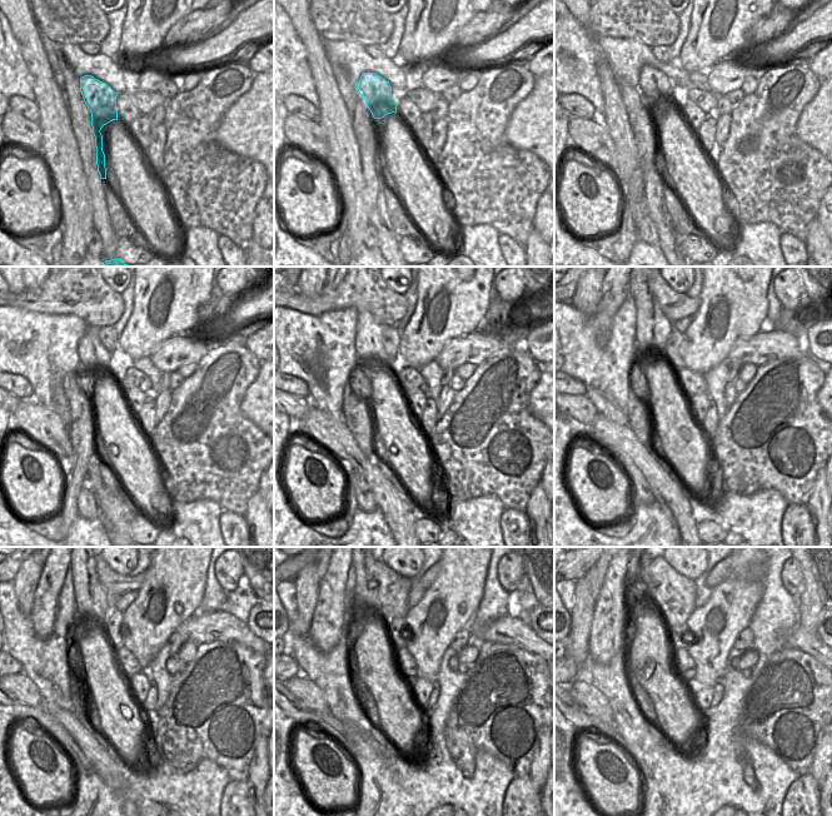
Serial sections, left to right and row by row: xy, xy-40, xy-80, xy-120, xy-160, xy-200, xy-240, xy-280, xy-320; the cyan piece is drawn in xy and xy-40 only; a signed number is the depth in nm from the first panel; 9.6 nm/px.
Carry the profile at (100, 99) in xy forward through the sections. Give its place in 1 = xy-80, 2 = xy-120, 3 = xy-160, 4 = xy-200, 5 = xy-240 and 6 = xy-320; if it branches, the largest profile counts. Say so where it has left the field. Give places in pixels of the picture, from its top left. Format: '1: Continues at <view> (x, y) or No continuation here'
1: Continues at xy-80 (656, 88)
2: Continues at xy-120 (94, 358)
3: Continues at xy-160 (369, 349)
4: Continues at xy-200 (648, 346)
5: Continues at xy-240 (84, 575)
6: Continues at xy-320 (644, 585)

